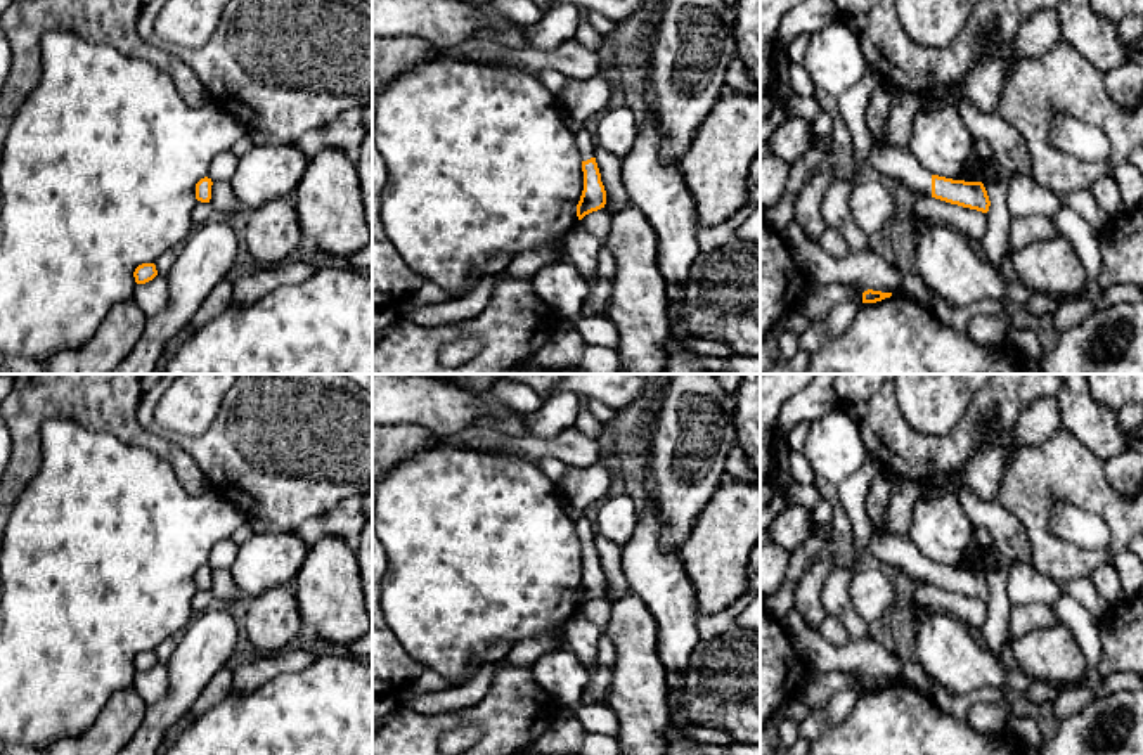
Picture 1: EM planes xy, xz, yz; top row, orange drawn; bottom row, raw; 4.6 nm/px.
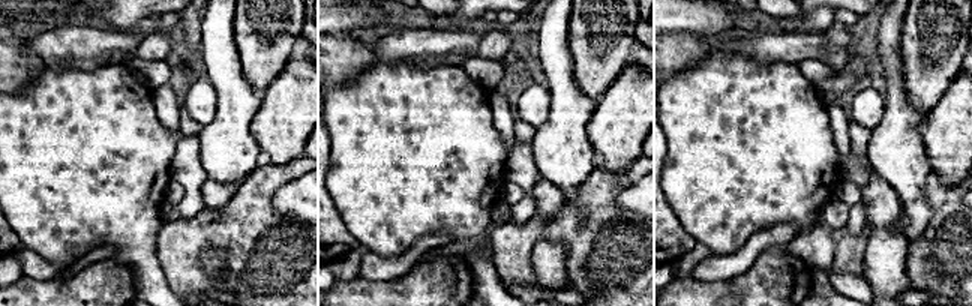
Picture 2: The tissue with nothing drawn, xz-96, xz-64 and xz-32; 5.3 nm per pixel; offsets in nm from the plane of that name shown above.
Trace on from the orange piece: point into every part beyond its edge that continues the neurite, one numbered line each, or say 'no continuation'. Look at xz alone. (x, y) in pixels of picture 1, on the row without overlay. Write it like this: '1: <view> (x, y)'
1: xz (586, 532)

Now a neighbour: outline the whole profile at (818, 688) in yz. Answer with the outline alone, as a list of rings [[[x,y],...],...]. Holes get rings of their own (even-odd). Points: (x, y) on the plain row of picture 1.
[[[807,672],[797,694],[816,710],[843,689],[862,689],[862,681],[847,672]]]

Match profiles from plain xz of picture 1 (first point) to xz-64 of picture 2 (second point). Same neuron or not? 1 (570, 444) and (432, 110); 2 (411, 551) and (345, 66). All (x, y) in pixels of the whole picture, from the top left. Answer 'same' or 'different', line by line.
1: different
2: different

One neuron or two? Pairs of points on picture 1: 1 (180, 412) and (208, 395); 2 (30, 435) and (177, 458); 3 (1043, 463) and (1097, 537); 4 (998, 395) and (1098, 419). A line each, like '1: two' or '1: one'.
1: one
2: one
3: two
4: two

